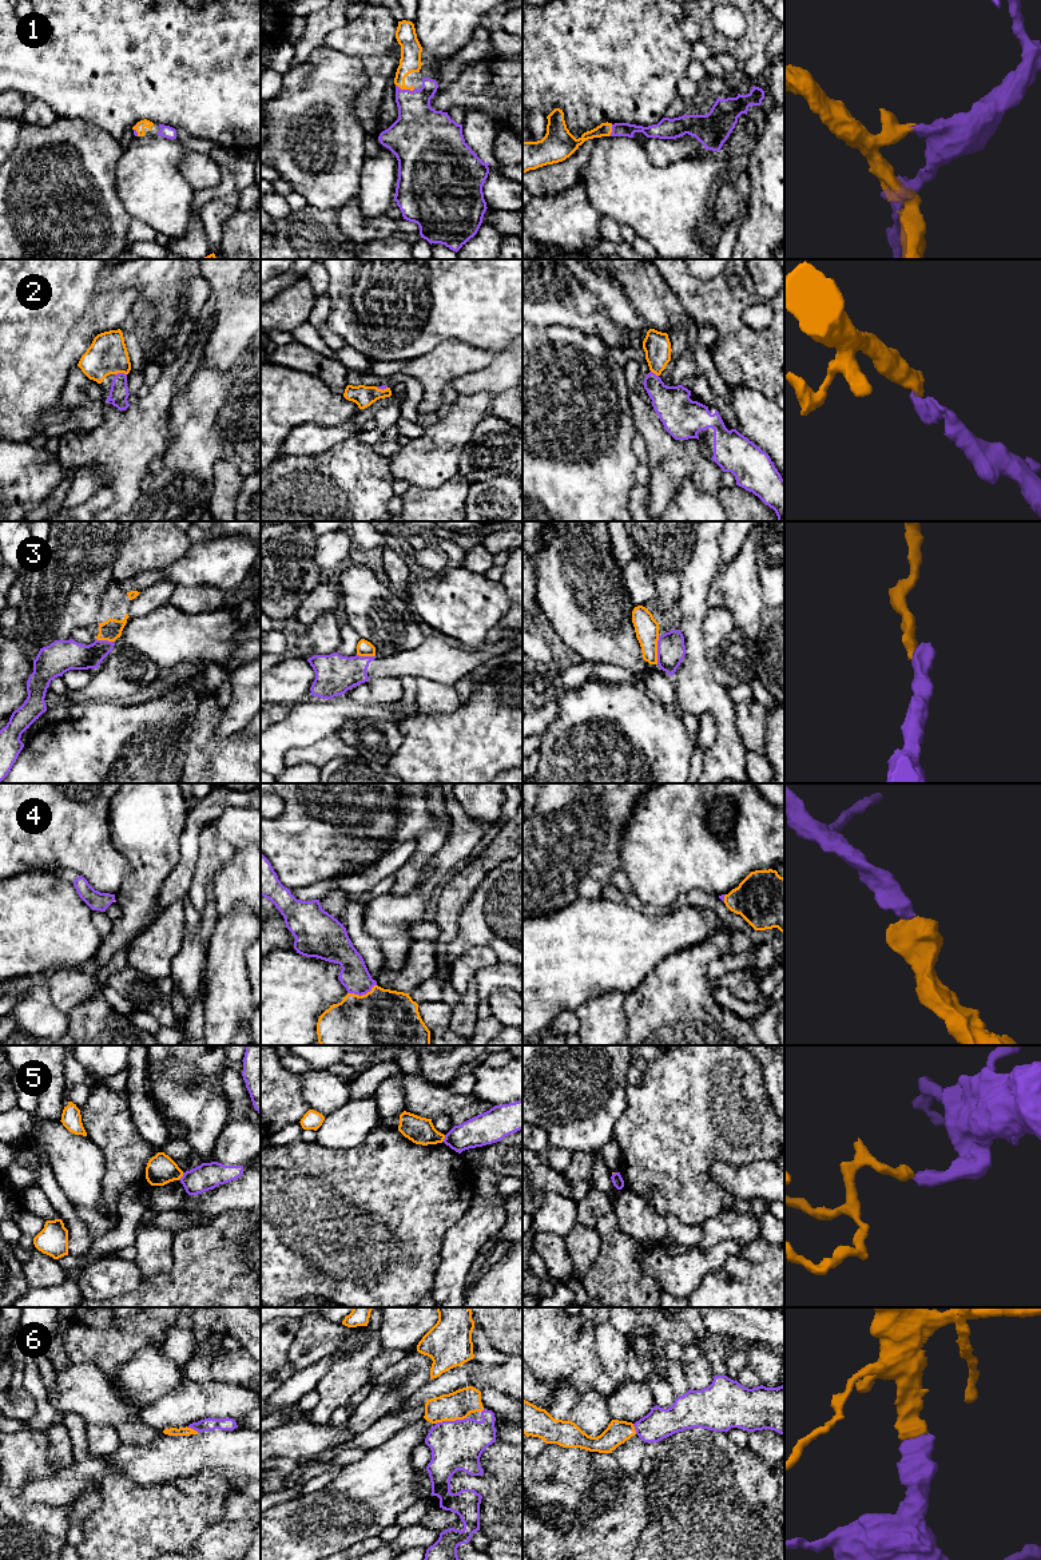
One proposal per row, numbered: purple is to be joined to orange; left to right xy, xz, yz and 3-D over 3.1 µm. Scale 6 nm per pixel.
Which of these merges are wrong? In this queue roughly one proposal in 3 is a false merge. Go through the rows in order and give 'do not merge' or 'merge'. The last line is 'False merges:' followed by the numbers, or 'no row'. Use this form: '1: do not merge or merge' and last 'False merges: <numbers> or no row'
1: merge
2: merge
3: do not merge
4: merge
5: do not merge
6: merge
False merges: 3, 5

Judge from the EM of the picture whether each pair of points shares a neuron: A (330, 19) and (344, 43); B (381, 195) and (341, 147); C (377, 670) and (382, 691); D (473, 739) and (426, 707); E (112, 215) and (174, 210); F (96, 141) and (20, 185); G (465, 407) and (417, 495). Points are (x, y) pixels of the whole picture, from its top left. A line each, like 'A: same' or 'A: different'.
A: different
B: different
C: different
D: different
E: different
F: same
G: different

